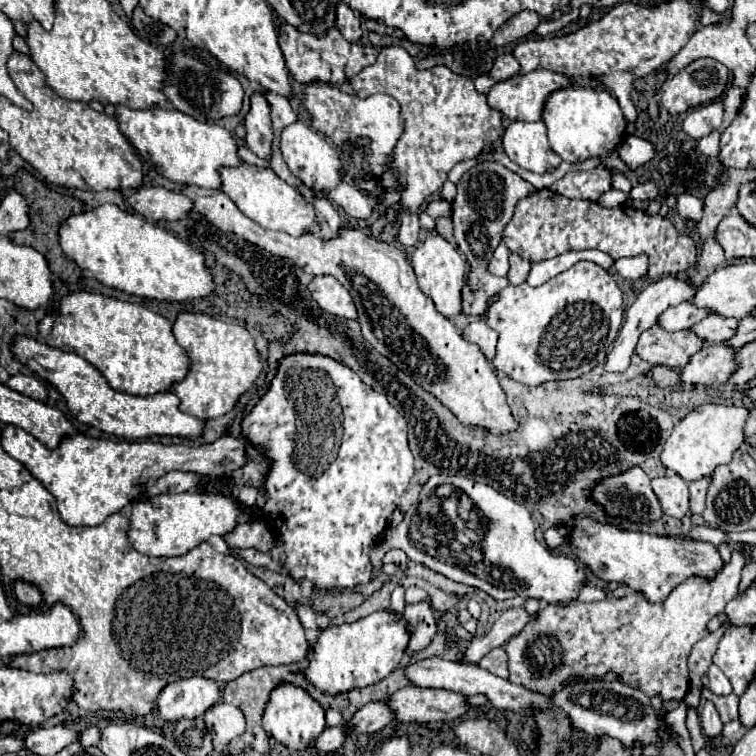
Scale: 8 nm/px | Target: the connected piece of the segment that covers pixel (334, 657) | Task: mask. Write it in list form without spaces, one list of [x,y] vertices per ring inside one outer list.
[[[381,610],[373,612],[353,624],[331,626],[321,632],[313,648],[313,660],[305,670],[309,682],[325,690],[325,694],[341,694],[341,690],[353,690],[353,686],[371,686],[381,678],[387,678],[405,656],[409,644],[407,620],[401,614]]]

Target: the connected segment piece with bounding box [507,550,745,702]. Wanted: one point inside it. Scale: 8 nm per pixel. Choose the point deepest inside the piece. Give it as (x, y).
(625, 635)

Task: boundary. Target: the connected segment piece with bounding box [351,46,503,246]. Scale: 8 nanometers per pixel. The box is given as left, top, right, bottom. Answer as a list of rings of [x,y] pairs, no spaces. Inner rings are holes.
[[[387,46],[381,48],[377,62],[373,66],[363,68],[353,80],[351,86],[355,88],[355,94],[359,98],[373,96],[377,92],[387,94],[395,98],[401,106],[401,118],[403,118],[403,134],[399,136],[395,148],[393,148],[393,160],[387,164],[387,170],[397,178],[399,188],[397,192],[401,194],[401,212],[399,212],[399,240],[403,246],[415,246],[419,242],[419,232],[421,226],[417,222],[417,210],[425,202],[425,194],[435,194],[441,190],[443,182],[447,180],[449,170],[463,162],[475,158],[483,148],[491,146],[501,134],[503,134],[503,124],[501,124],[501,112],[491,108],[487,102],[485,94],[479,94],[473,86],[473,80],[469,76],[461,76],[451,72],[447,66],[433,66],[429,70],[417,70],[413,58],[409,52],[401,46]]]

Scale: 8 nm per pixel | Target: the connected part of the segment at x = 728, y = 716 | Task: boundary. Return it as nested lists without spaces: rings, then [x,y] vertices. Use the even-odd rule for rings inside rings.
[[[708,688],[702,689],[702,697],[707,700],[711,700],[721,716],[721,722],[731,722],[731,720],[737,720],[739,714],[737,714],[737,702],[739,698],[735,694],[729,694],[729,696],[718,696],[713,694]]]

